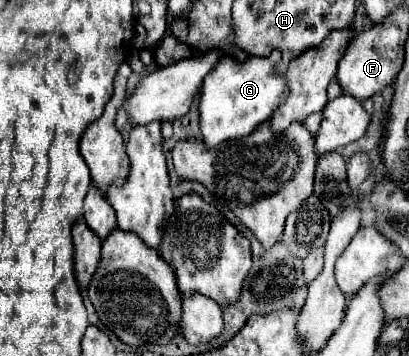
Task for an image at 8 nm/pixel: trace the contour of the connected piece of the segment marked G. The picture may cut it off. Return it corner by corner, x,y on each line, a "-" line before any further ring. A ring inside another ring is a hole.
278,53
270,57
250,57
246,63
238,63
232,57
220,57
218,65
204,77
200,89
200,131
204,145
216,147
226,139
240,139
250,135
260,123
268,121
272,113
288,97
288,87
282,77
272,77

